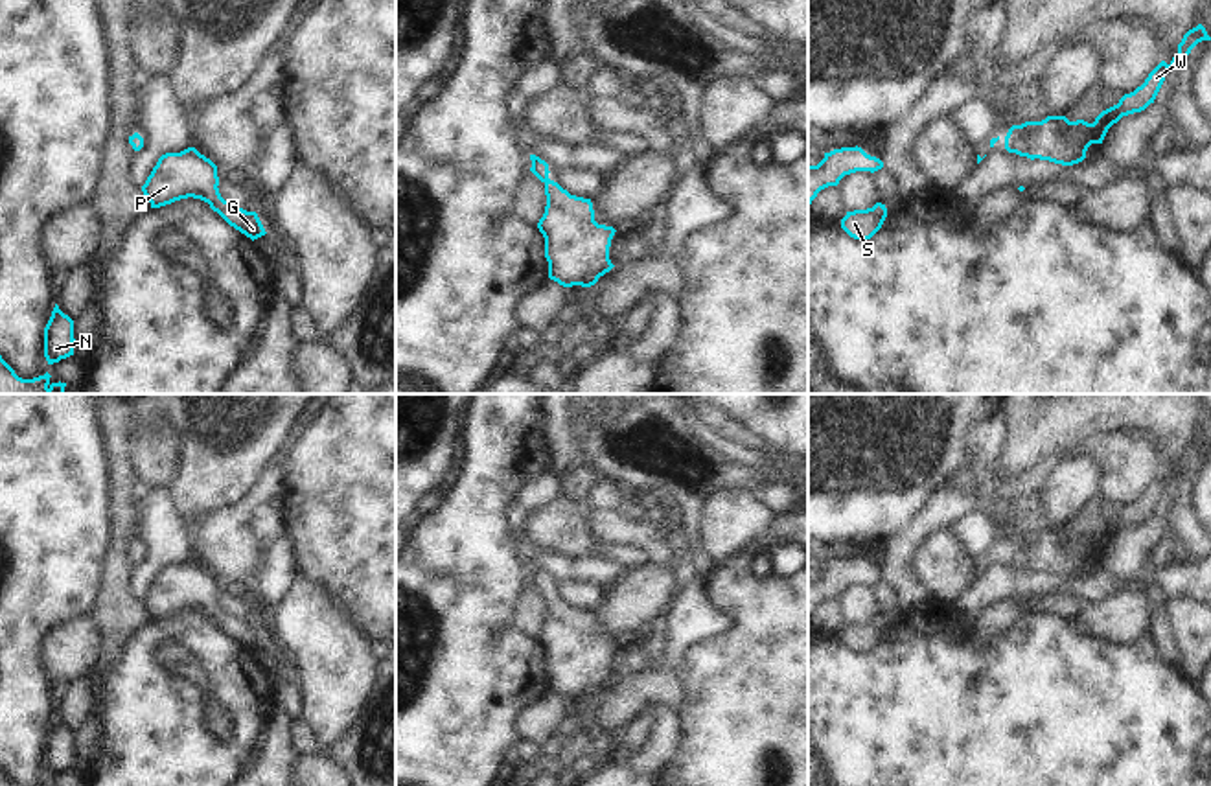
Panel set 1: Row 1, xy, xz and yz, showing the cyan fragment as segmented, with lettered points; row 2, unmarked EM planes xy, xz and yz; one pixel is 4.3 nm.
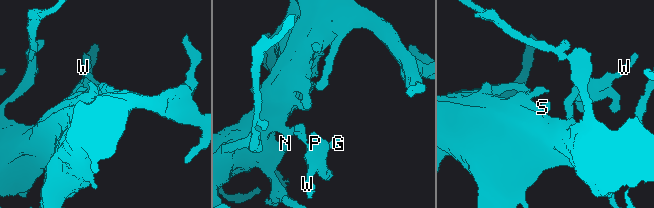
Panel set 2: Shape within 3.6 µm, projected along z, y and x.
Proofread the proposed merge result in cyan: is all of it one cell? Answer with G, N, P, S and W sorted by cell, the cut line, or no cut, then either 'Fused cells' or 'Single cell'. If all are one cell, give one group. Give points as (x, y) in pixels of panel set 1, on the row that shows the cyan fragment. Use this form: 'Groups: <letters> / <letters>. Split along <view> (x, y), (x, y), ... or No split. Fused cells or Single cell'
Groups: G N P S W. No split. Single cell

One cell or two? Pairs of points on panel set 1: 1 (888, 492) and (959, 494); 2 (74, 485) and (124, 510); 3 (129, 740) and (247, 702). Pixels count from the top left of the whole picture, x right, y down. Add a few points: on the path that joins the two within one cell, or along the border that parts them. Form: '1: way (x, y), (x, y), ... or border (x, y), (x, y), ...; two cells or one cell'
1: border (963, 479), (948, 479), (941, 485), (904, 529); two cells
2: border (105, 461), (109, 468), (109, 547); two cells
3: way (159, 722), (203, 691), (218, 689); one cell

